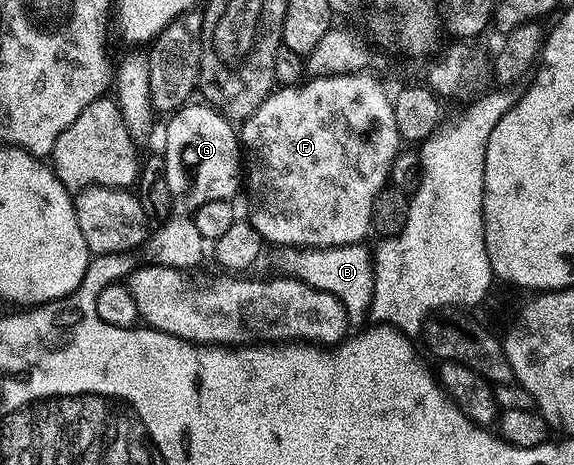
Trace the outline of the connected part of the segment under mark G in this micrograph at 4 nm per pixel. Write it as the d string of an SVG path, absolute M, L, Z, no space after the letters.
M188 103L168 117L163 155L165 157L167 186L171 195L171 210L168 218L150 233L149 239L143 246L146 263L184 272L200 262L206 248L201 235L197 232L195 215L198 209L207 202L234 199L233 196L243 184L243 154L236 127L218 110L206 103L200 103Z

